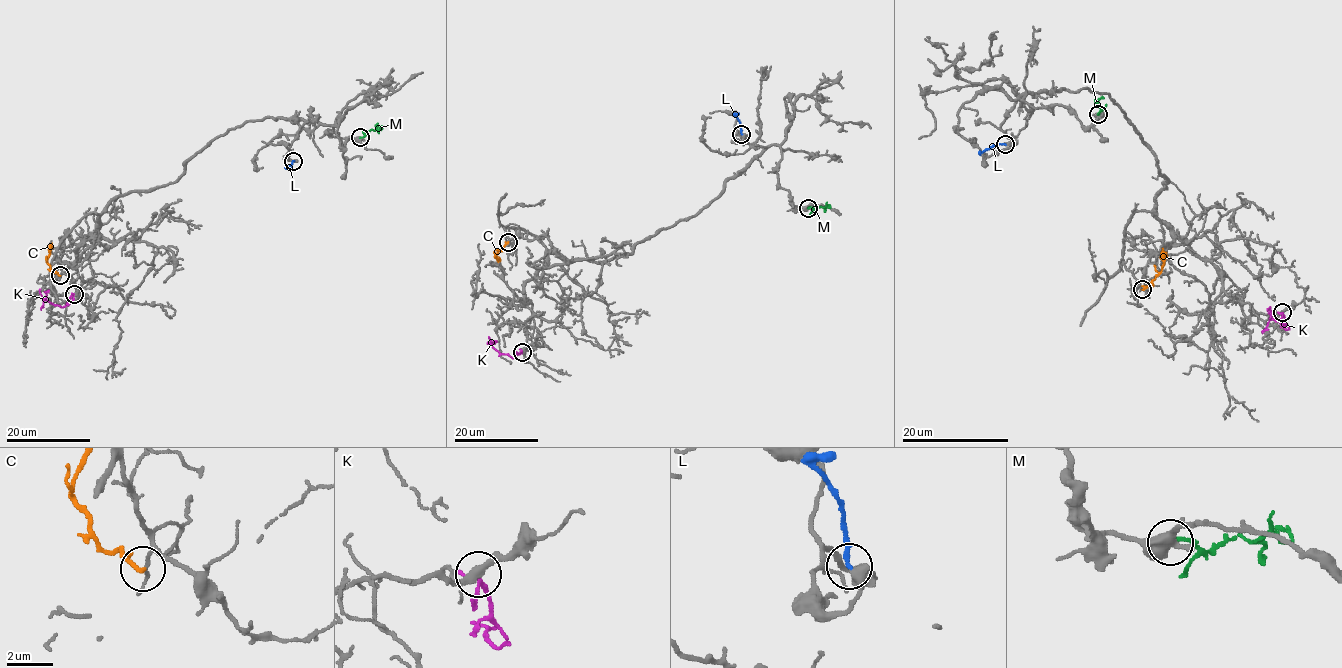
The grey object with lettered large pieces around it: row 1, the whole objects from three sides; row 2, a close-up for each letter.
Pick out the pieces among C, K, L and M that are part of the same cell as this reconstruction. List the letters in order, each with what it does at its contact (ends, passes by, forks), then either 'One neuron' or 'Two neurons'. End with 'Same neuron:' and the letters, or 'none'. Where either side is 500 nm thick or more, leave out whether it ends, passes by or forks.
C: It passes by. Two neurons
K: It passes by. One neuron
L: One neuron
M: It ends there. Two neurons
Same neuron: K, L

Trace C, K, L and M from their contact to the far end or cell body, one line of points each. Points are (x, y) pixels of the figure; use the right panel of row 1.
C: (1142, 290), (1152, 286), (1162, 270), (1162, 248)
K: (1282, 312), (1289, 328), (1273, 319), (1262, 333)
L: (1005, 144), (992, 145), (979, 154)
M: (1098, 114), (1101, 108), (1094, 98)

